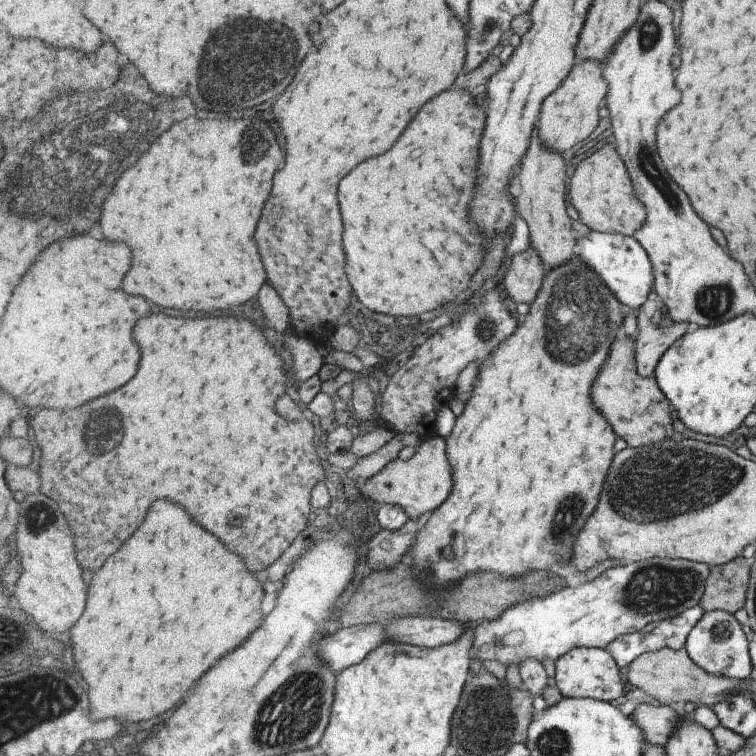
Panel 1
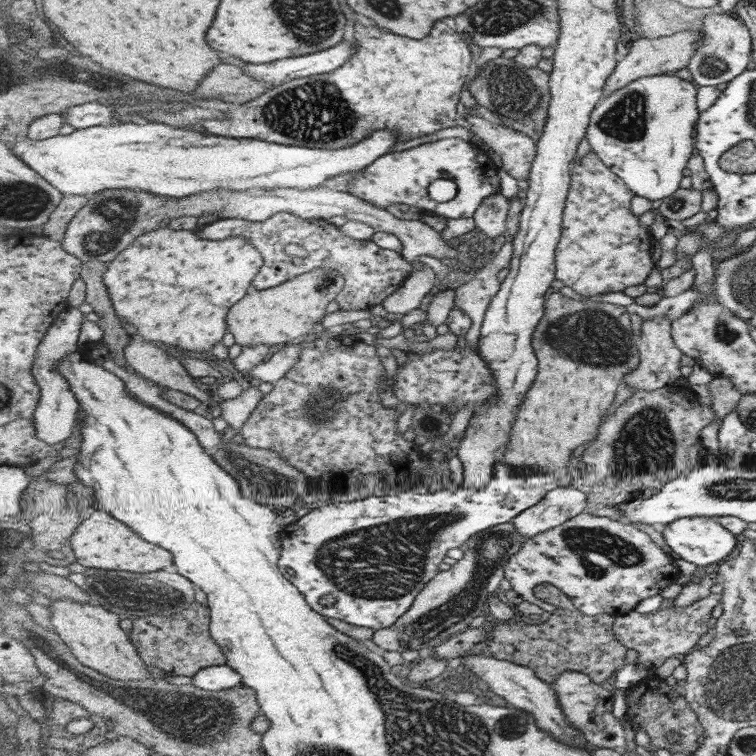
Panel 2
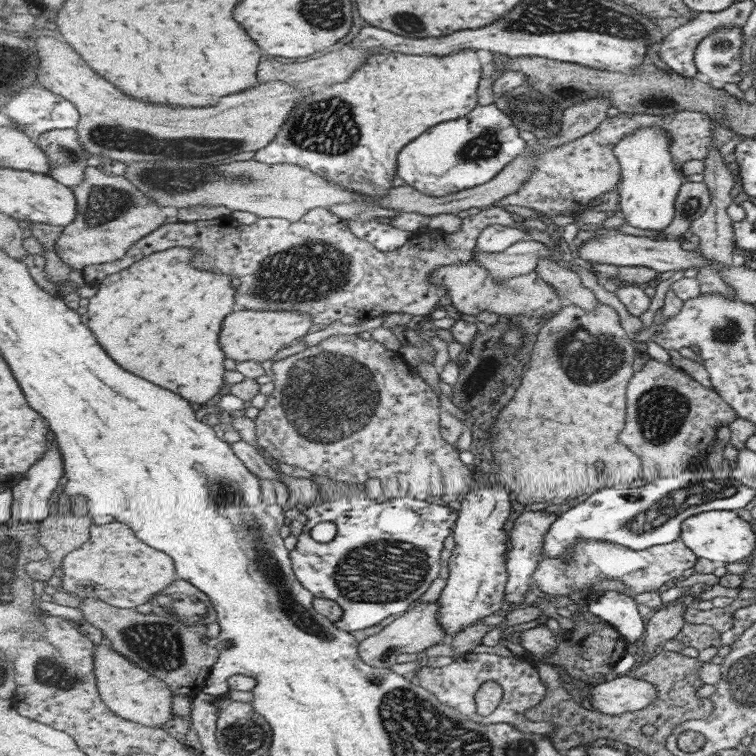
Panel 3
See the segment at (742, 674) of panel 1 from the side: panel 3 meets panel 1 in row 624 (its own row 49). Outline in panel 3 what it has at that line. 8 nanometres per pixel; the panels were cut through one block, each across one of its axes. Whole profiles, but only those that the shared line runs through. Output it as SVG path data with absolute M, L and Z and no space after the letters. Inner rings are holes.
M719 27L707 35L694 56L699 76L715 85L738 83L741 36L741 27Z

